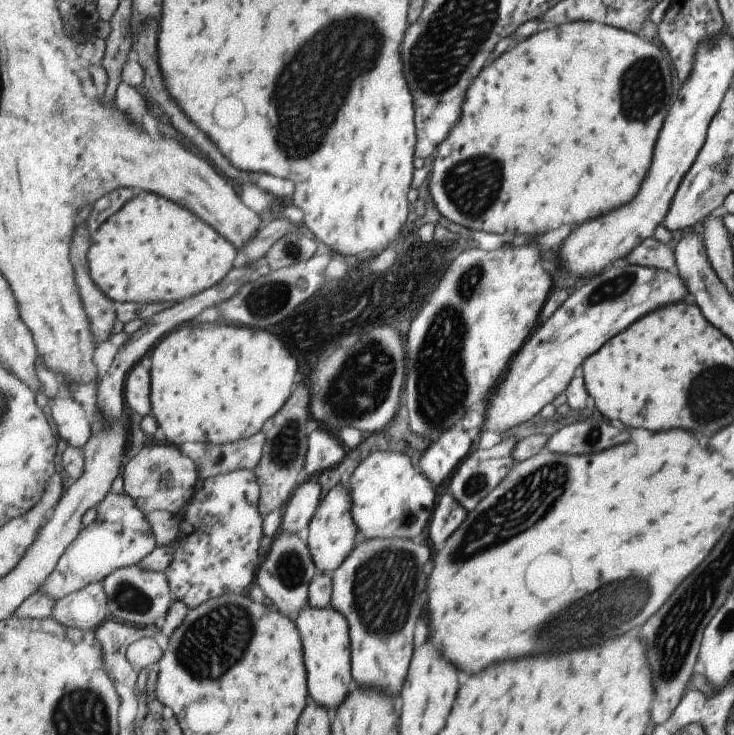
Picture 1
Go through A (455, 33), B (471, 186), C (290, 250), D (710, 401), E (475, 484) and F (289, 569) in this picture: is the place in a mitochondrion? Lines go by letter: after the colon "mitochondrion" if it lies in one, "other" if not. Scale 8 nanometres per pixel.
A: mitochondrion
B: mitochondrion
C: mitochondrion
D: mitochondrion
E: mitochondrion
F: mitochondrion

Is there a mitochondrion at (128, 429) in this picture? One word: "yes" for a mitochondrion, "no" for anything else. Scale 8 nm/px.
no

